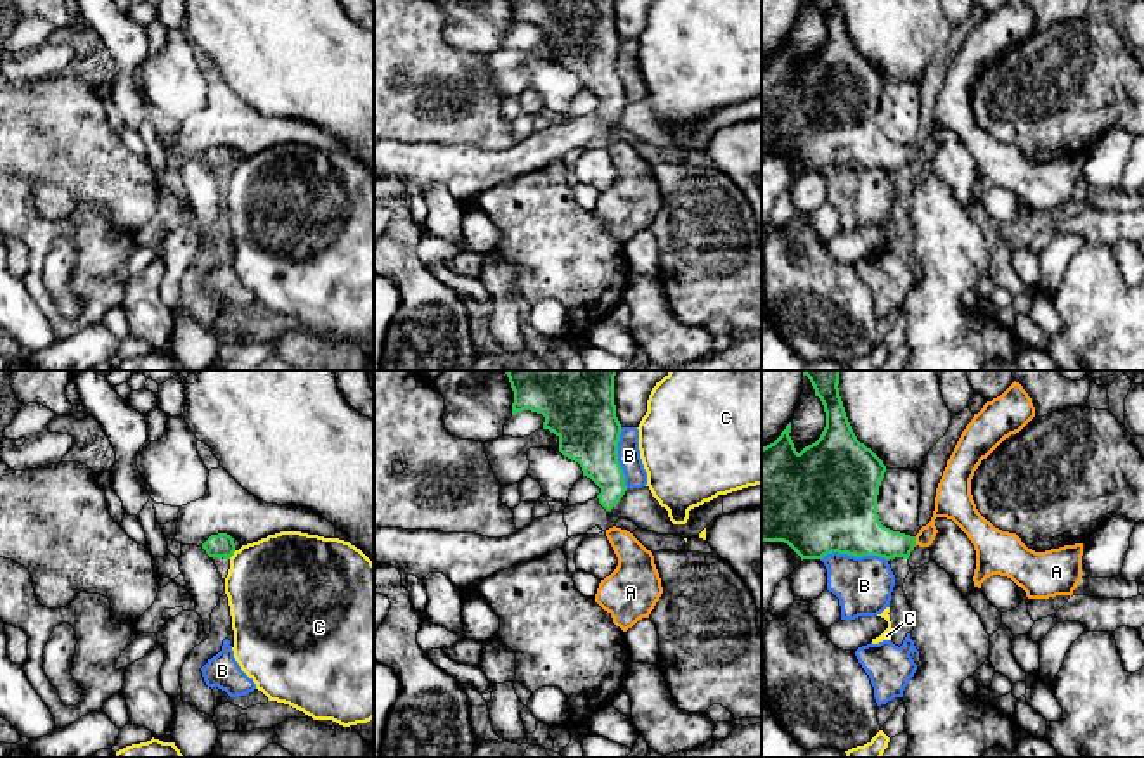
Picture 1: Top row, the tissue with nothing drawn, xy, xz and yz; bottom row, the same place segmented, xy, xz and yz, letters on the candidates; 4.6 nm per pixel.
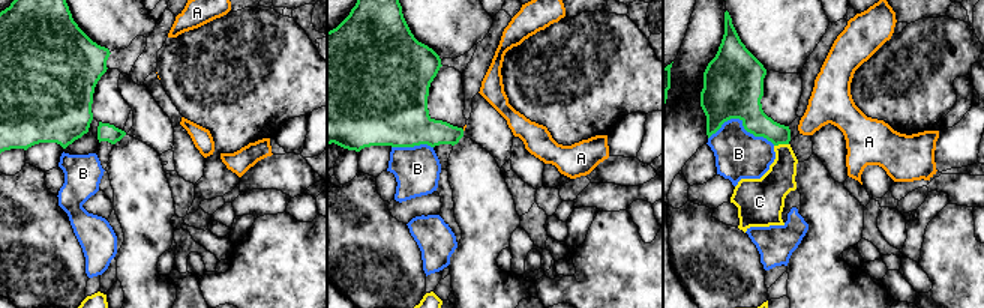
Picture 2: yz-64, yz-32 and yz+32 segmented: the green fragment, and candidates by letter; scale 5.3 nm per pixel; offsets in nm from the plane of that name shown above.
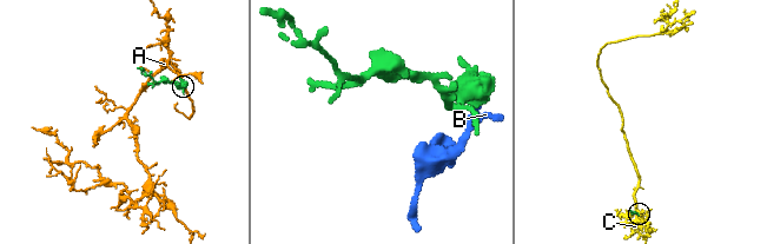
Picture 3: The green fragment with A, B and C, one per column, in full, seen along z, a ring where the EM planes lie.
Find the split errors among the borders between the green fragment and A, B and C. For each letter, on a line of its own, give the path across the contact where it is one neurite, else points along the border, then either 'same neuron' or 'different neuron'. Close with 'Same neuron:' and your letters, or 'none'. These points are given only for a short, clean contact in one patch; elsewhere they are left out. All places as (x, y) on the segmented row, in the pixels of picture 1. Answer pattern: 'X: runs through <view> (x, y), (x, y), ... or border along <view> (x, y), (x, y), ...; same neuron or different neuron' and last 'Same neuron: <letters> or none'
A: runs through yz (862, 533), (876, 540), (914, 540), (952, 502); same neuron
B: different neuron
C: border along xy (236, 551), (229, 558); different neuron
Same neuron: A

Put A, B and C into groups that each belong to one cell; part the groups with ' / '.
A / B / C

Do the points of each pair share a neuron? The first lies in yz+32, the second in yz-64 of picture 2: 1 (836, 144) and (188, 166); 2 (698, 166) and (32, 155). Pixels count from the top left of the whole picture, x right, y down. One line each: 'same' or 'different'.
1: different
2: same

